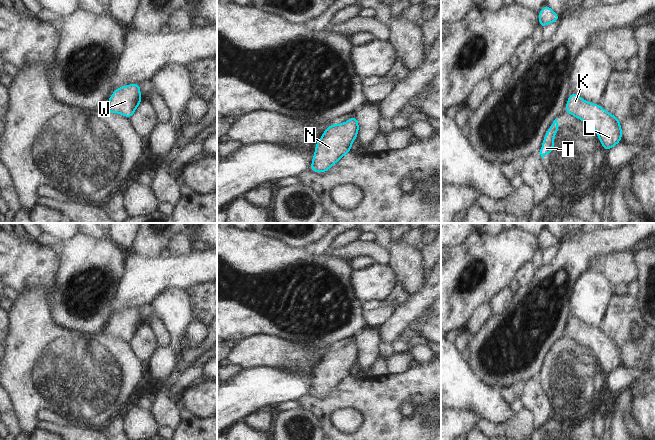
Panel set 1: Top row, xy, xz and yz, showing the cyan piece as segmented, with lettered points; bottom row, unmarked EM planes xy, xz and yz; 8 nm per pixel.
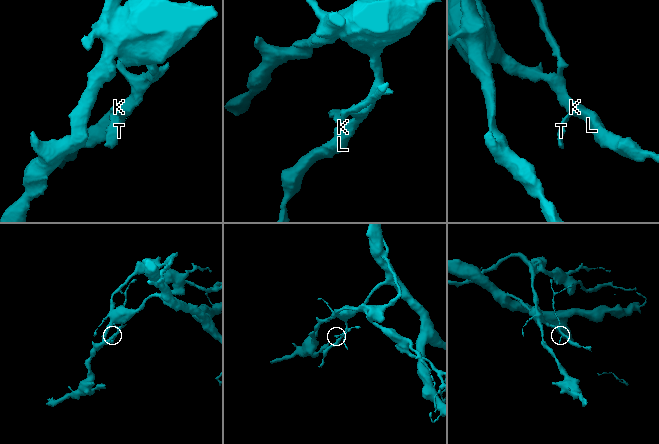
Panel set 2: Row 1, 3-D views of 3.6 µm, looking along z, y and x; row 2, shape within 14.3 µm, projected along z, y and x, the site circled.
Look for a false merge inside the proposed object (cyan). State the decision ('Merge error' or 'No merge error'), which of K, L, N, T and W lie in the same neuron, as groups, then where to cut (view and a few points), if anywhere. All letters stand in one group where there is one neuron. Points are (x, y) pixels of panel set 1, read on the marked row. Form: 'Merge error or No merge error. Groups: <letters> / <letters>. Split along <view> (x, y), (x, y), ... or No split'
Merge error. Groups: K L N W / T. Split along yz (567, 111), (571, 113).

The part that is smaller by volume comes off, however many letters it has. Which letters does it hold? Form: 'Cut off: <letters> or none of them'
Cut off: T

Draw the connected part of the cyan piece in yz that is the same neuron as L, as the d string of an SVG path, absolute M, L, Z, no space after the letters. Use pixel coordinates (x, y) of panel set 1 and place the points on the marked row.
M572 91L566 102L565 111L590 124L606 152L622 141L622 128L619 119L599 104L587 102Z

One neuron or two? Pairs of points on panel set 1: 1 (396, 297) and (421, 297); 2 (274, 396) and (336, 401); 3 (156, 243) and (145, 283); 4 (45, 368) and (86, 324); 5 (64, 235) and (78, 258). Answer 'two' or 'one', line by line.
1: two
2: two
3: two
4: two
5: two

